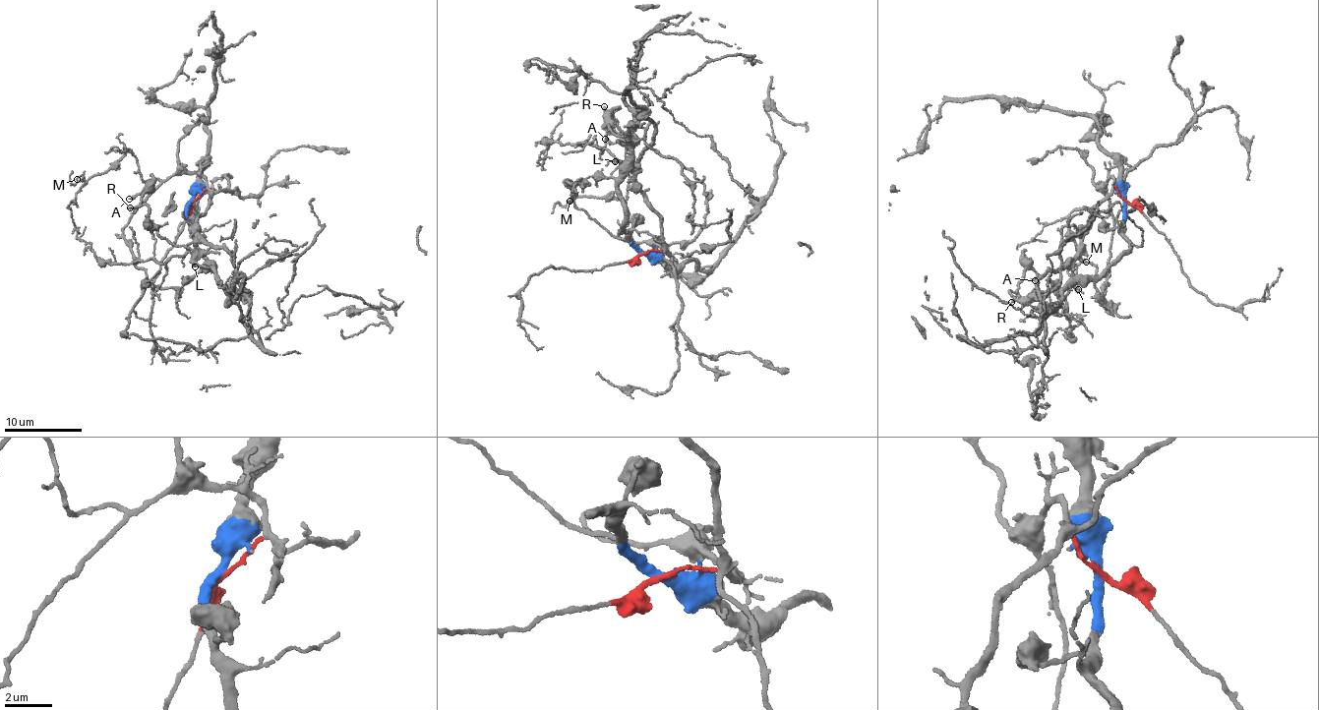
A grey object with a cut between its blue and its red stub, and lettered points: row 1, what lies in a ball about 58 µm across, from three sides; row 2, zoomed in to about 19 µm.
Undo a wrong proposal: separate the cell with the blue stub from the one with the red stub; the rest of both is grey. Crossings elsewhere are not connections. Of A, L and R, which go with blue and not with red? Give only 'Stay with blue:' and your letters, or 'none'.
Stay with blue: A, R

